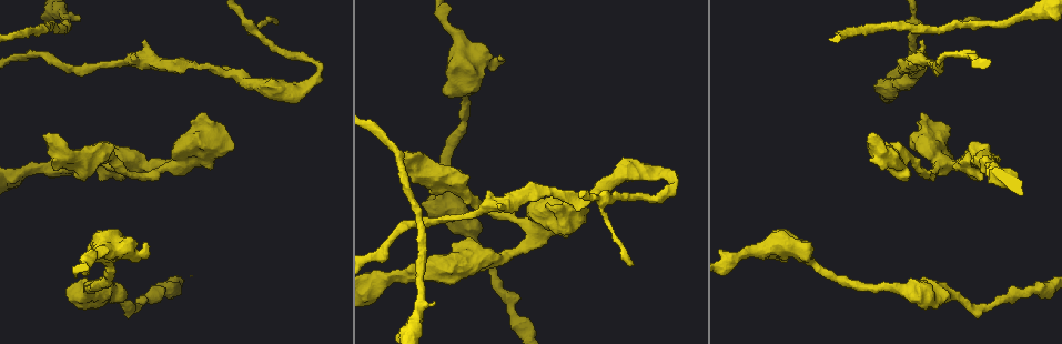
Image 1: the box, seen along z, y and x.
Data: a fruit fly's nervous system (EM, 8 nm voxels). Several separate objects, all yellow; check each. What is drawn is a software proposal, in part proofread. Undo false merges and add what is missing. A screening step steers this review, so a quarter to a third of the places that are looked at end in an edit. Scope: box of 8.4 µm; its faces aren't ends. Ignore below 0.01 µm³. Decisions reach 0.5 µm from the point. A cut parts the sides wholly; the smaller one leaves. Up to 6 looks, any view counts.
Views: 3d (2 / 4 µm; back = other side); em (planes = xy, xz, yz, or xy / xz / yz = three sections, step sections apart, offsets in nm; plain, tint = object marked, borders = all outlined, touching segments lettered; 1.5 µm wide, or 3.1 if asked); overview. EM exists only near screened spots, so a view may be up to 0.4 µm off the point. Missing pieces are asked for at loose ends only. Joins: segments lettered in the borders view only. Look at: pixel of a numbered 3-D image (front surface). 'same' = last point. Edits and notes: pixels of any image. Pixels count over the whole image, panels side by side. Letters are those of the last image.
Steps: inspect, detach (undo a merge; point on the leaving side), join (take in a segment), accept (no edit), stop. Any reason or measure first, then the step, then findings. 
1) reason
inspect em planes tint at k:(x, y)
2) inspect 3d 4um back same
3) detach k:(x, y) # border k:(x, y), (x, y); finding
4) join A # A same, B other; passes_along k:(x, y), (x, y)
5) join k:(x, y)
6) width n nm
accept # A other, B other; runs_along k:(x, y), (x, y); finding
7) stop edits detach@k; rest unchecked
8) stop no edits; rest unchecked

thick turns thin
inspect 3d 2um back at 1:(901, 83)

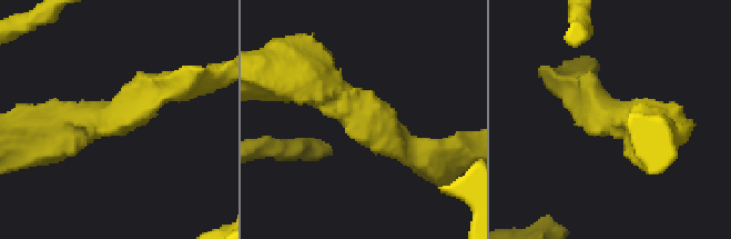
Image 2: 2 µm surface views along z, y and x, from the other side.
arm_widths 180, 400 nm
inspect em yz step 8 tint at 2:(608, 115)

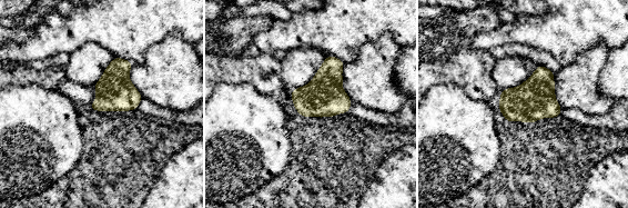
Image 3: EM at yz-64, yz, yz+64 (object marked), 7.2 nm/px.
inspect em planes borders same

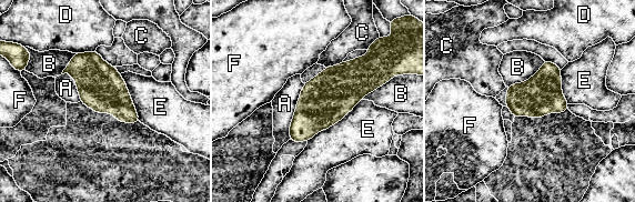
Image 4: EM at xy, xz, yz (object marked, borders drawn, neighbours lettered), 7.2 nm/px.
width 280 nm
accept # A other, B other, C other, D other, E other, F other; border 4:(403, 73), (393, 76), (360, 99); all the same cell

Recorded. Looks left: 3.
thin neck
inspect em planes tint at 1:(156, 165)

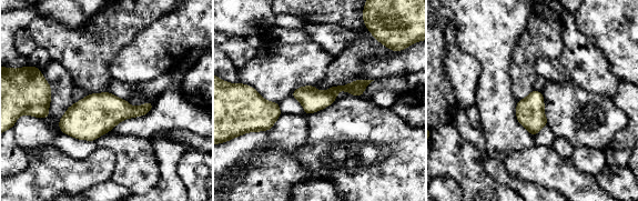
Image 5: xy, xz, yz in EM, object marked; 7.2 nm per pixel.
inspect em planes borders same

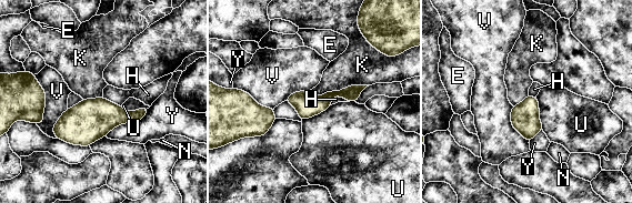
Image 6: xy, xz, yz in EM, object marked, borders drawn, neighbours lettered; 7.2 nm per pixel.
width 160 nm
accept # E other, H other, K other, N other, U other, V other, Y other; border 6:(535, 97), (543, 130); all the same cell

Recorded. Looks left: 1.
stop no edits; rest unchecked

